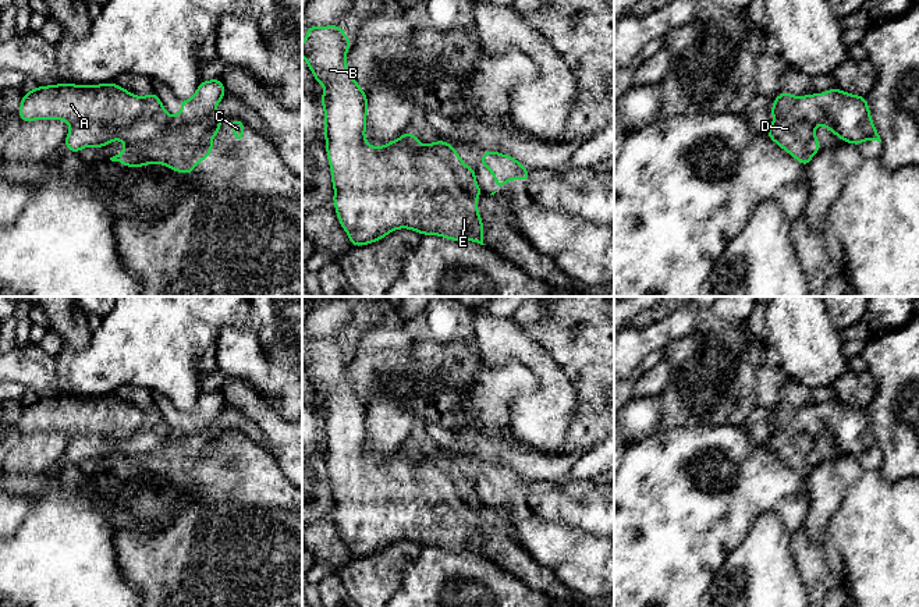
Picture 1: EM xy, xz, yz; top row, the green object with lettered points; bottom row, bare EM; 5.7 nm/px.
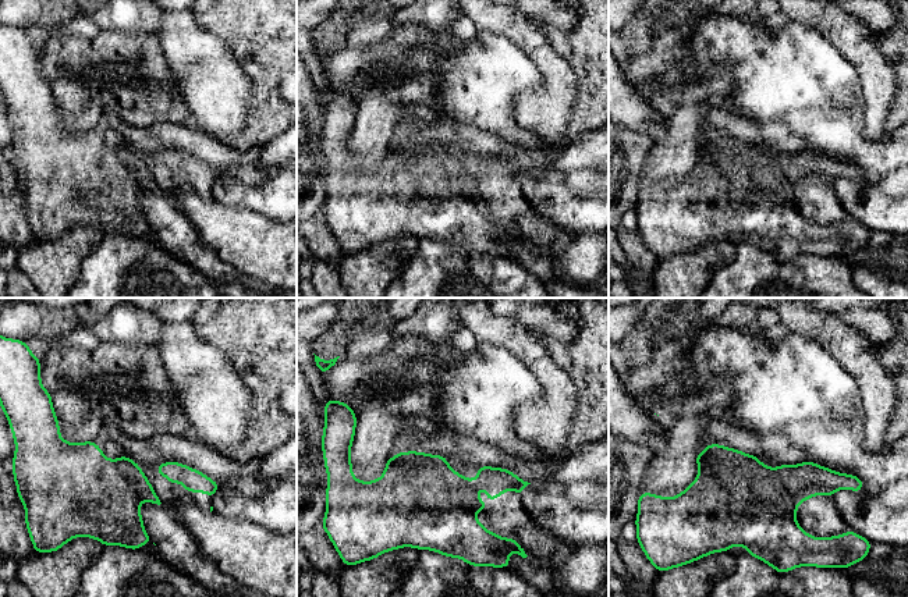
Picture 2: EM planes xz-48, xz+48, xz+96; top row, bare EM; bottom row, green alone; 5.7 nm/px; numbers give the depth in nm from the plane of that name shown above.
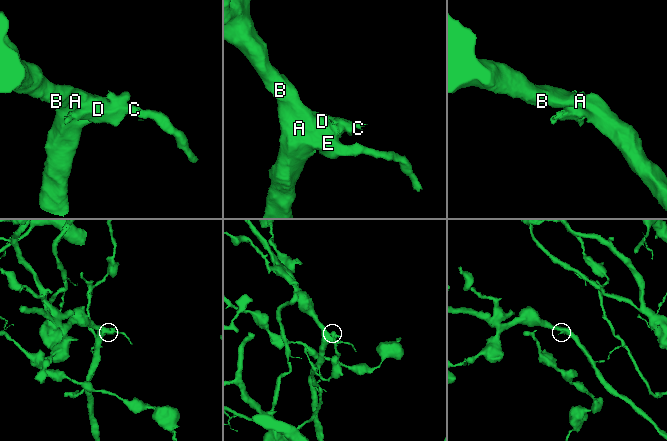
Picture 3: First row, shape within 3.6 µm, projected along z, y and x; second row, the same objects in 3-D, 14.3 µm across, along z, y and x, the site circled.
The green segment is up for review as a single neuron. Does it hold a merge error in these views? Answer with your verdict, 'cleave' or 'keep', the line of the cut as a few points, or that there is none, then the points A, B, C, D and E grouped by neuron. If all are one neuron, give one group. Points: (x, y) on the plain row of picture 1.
cleave; cut xy (135, 408), (135, 421), (126, 422), (120, 435), (70, 439); groups A B E / C D

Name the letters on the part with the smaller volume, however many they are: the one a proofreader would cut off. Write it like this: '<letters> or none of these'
C, D

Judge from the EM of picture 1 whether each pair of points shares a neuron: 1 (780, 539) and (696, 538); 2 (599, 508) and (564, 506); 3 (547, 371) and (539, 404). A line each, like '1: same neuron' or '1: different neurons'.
1: different neurons
2: same neuron
3: same neuron

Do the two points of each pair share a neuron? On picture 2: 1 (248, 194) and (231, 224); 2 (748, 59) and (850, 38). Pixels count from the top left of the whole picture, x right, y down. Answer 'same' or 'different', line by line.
1: different
2: different

